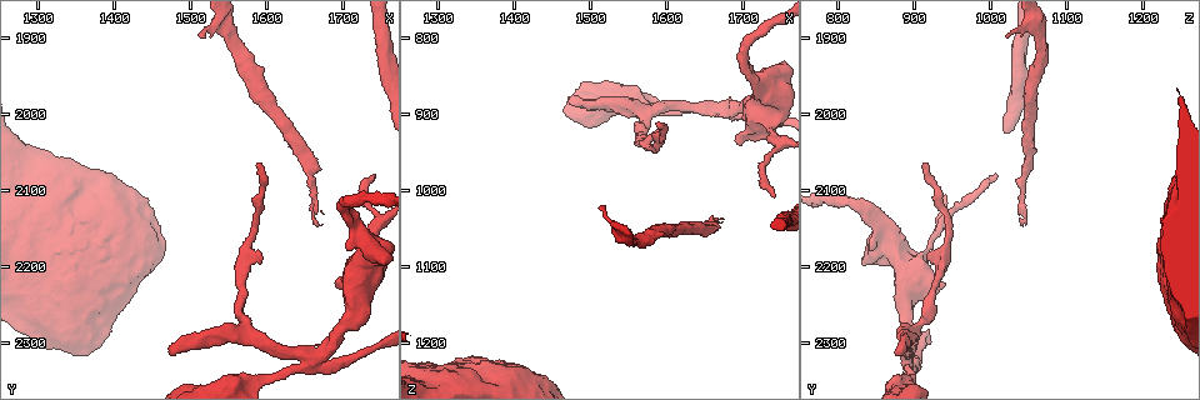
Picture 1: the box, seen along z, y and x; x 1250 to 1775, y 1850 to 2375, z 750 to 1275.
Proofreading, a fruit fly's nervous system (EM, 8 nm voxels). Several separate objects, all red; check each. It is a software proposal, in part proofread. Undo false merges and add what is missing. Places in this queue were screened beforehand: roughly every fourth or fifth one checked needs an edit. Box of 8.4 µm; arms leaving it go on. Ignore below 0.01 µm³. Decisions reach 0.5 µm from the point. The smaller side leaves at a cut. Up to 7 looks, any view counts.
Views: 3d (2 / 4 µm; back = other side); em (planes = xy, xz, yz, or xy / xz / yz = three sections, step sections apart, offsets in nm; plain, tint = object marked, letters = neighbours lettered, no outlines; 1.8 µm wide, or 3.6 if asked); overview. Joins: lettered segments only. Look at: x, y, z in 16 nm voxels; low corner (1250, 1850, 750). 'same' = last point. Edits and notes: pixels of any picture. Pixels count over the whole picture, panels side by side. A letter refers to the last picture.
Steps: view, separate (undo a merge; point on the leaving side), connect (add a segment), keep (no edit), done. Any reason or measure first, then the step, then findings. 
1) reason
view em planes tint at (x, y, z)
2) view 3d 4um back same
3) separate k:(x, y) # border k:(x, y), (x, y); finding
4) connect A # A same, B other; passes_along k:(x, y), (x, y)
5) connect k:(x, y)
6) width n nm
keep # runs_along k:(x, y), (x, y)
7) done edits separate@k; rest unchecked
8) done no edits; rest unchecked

four or more arms meet
view em yz step 4 tint at (1665, 2320, 890)

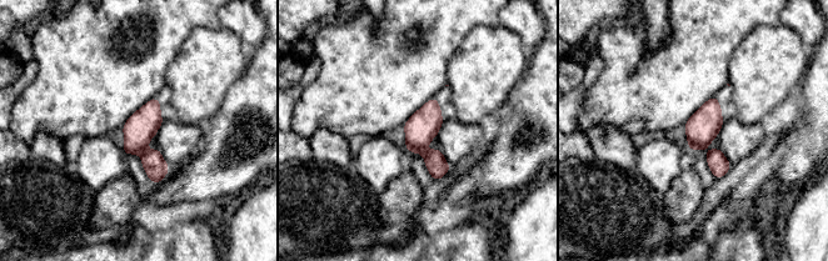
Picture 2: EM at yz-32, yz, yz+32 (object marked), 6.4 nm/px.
another direction
view em planes letters same

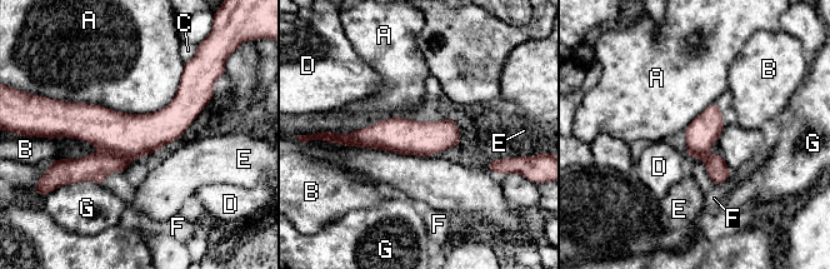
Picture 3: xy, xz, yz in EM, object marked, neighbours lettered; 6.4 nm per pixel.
separate 3:(94, 168) # A other, B other, C other, D other, E other, F other, G other; border 3:(101, 150), (116, 153), (129, 160); two cells meet here

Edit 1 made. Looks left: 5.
view overview

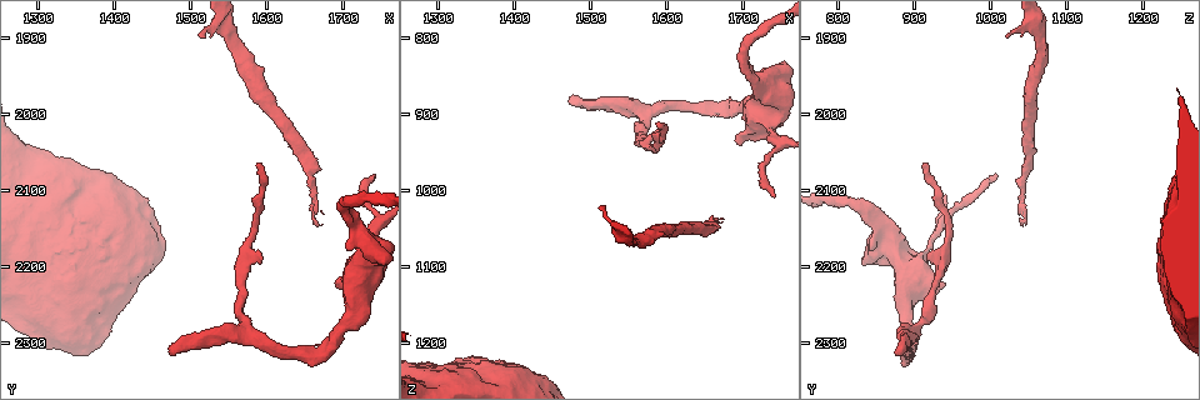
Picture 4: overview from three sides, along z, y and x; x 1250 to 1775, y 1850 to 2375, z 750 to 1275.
free end
view 3d 2um at (1510, 1900, 1020)

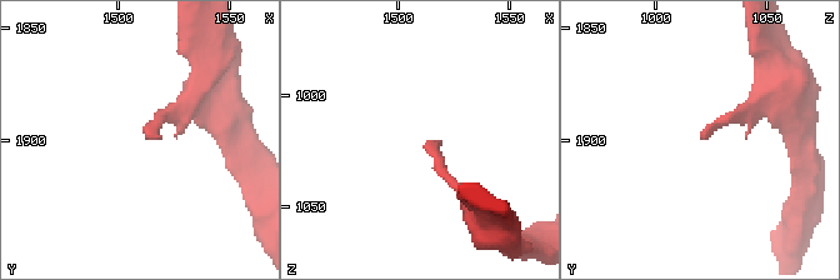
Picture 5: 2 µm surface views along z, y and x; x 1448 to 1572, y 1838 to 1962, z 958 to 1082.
view em planes letters at (1511, 1898, 1021)

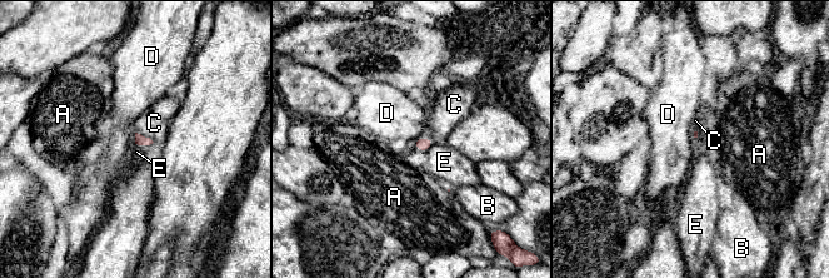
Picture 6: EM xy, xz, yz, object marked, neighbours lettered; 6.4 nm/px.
keep # A other, B other, C other, D other, E other; border 6:(134, 133), (135, 143); none of them fits

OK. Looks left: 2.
thin end
view em 3.6um planes letters at (1595, 2065, 915)

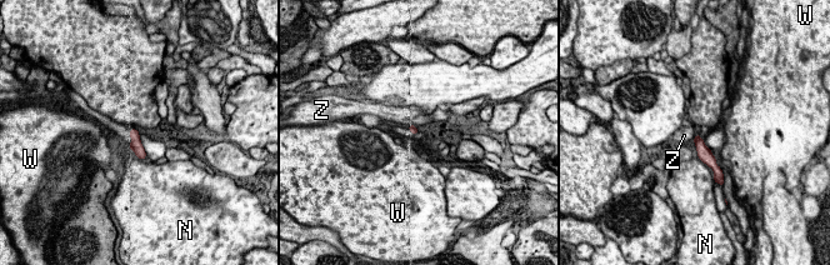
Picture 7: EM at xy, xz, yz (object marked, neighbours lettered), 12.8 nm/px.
keep # N other, W other, Z other; border 7:(411, 124), (415, 126); no lettered segment goes on from it

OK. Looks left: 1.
done edits separate@3; rest unchecked

